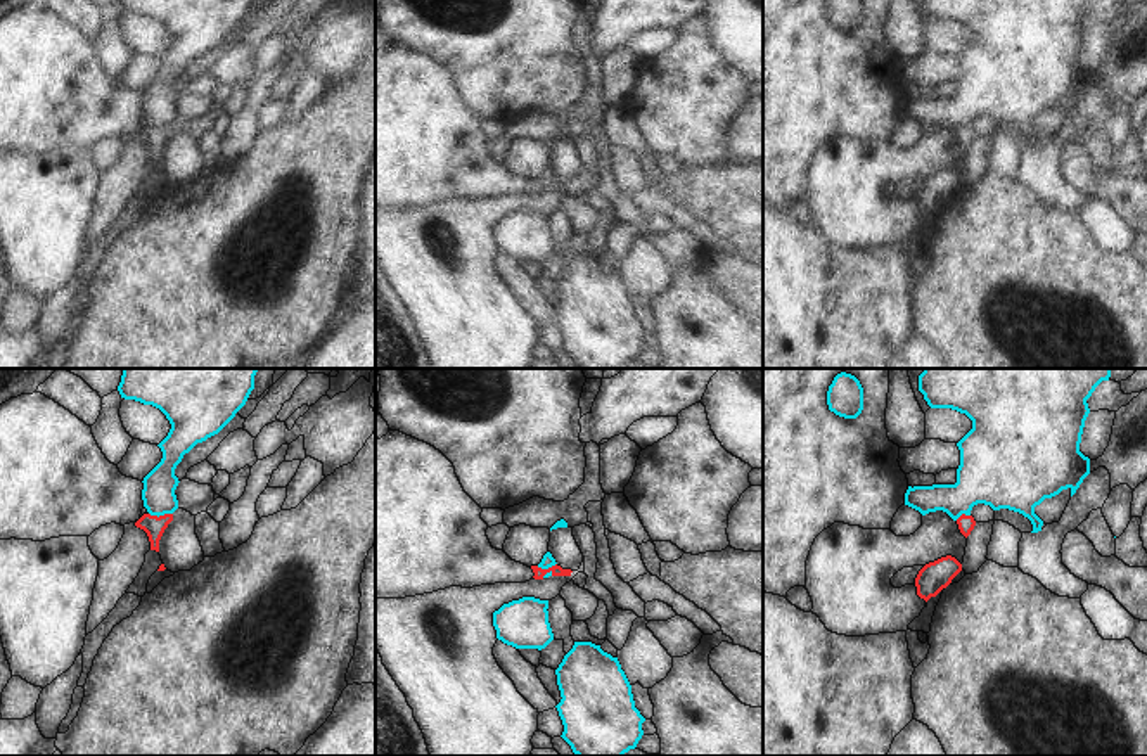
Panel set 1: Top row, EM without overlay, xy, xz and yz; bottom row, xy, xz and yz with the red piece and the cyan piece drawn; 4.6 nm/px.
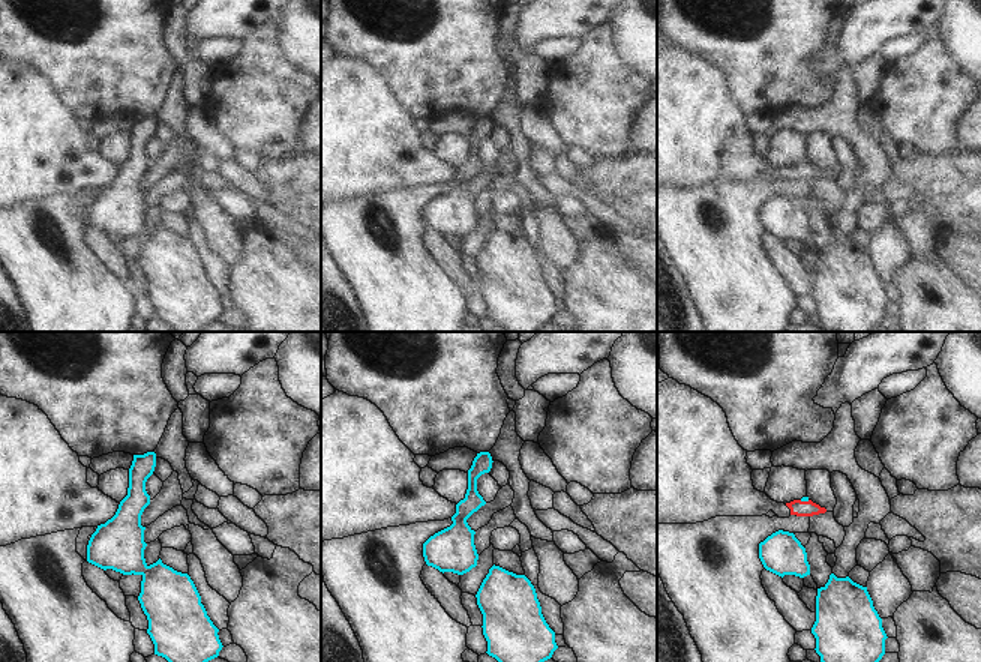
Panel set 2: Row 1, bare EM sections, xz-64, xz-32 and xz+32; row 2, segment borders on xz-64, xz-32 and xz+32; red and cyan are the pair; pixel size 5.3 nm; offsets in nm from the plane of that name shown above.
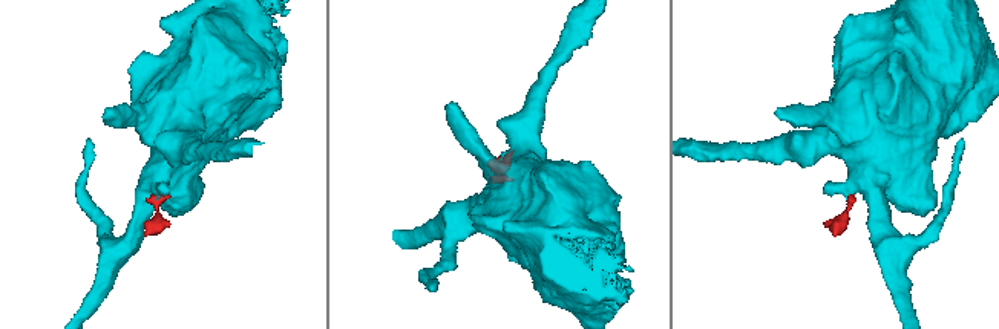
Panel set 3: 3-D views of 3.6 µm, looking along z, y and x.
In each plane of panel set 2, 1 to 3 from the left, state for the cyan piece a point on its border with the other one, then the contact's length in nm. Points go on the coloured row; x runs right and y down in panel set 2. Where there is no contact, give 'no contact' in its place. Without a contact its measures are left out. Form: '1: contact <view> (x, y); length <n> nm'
1: no contact
2: no contact
3: contact xz+32 (804, 502); length 60 nm

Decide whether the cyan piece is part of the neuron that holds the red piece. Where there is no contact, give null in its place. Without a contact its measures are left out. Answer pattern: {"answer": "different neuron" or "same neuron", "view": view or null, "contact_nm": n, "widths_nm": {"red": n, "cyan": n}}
{"answer": "different neuron", "view": "xz", "contact_nm": 100, "widths_nm": {"red": 50, "cyan": 60}}

